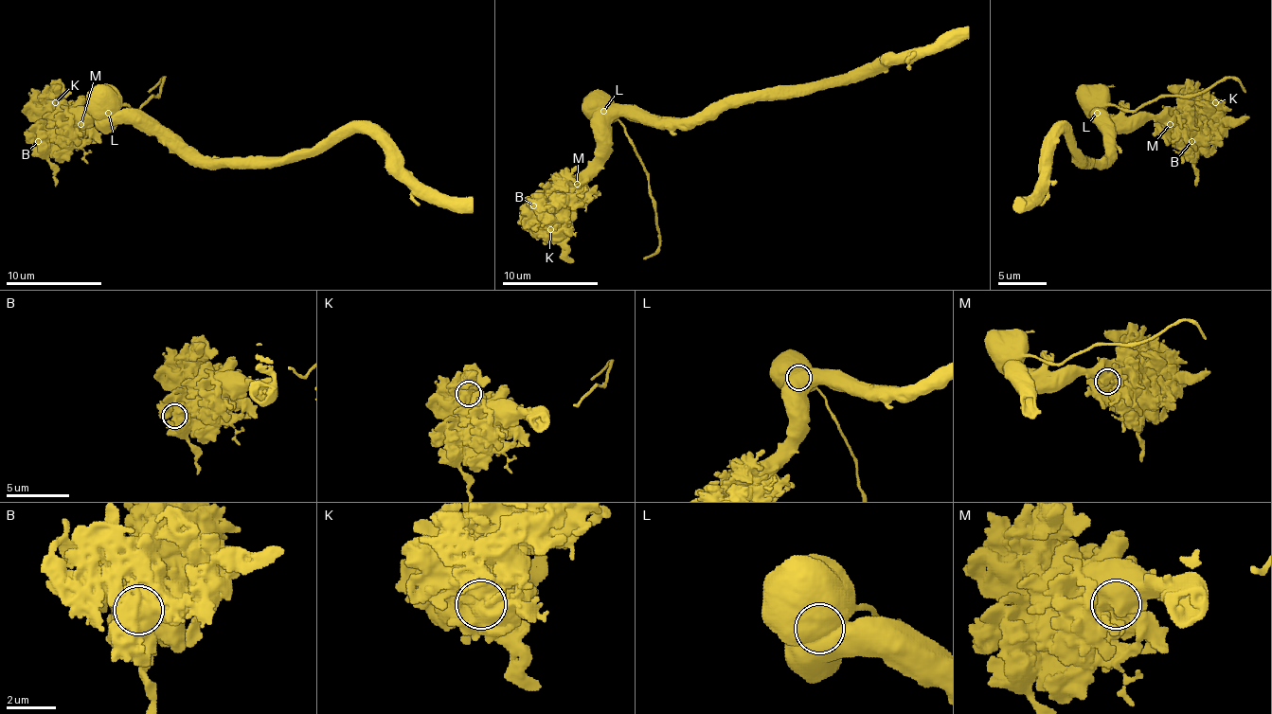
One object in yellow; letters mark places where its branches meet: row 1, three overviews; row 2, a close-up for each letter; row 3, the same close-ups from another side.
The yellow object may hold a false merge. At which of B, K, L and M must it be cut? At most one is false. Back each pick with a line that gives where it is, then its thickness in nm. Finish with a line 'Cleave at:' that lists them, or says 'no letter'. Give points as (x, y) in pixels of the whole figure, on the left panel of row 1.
L: at (108, 113); 1200 nm thick
Cleave at: L

